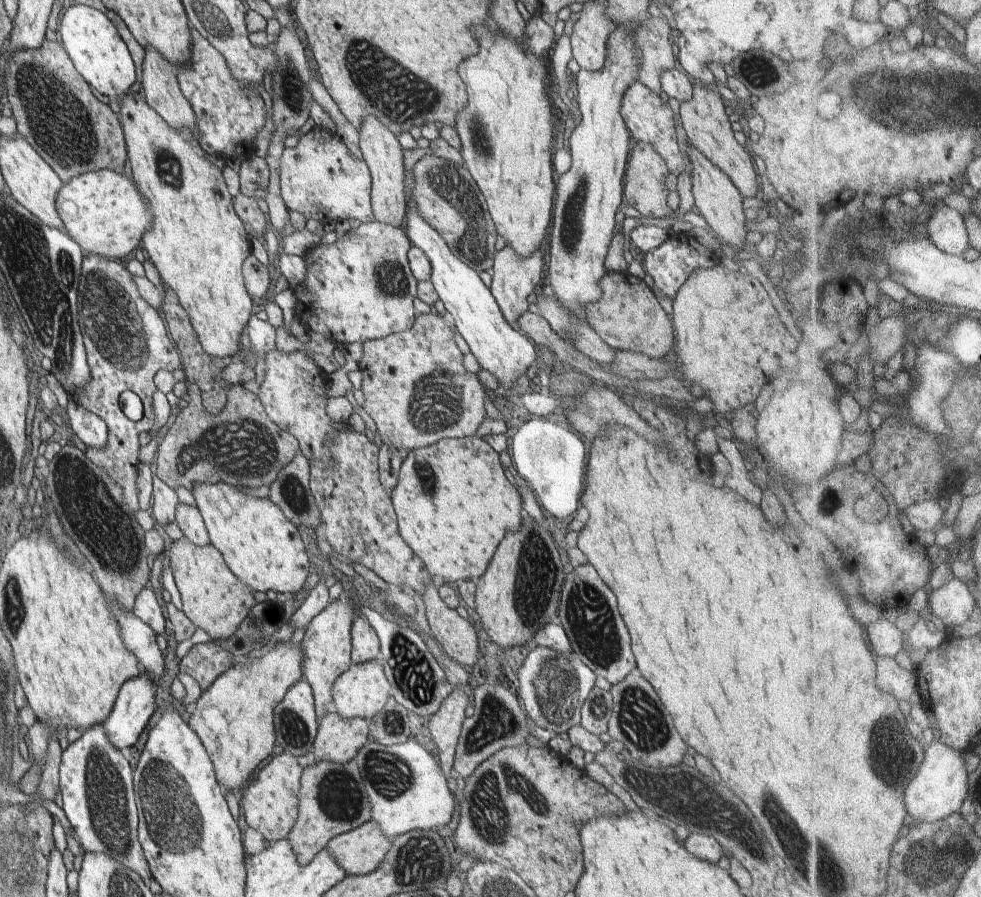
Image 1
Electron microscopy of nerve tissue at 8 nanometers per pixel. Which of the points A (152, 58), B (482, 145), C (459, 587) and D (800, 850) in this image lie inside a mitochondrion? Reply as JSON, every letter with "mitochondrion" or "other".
{"A":"other","B":"mitochondrion","C":"other","D":"mitochondrion"}

